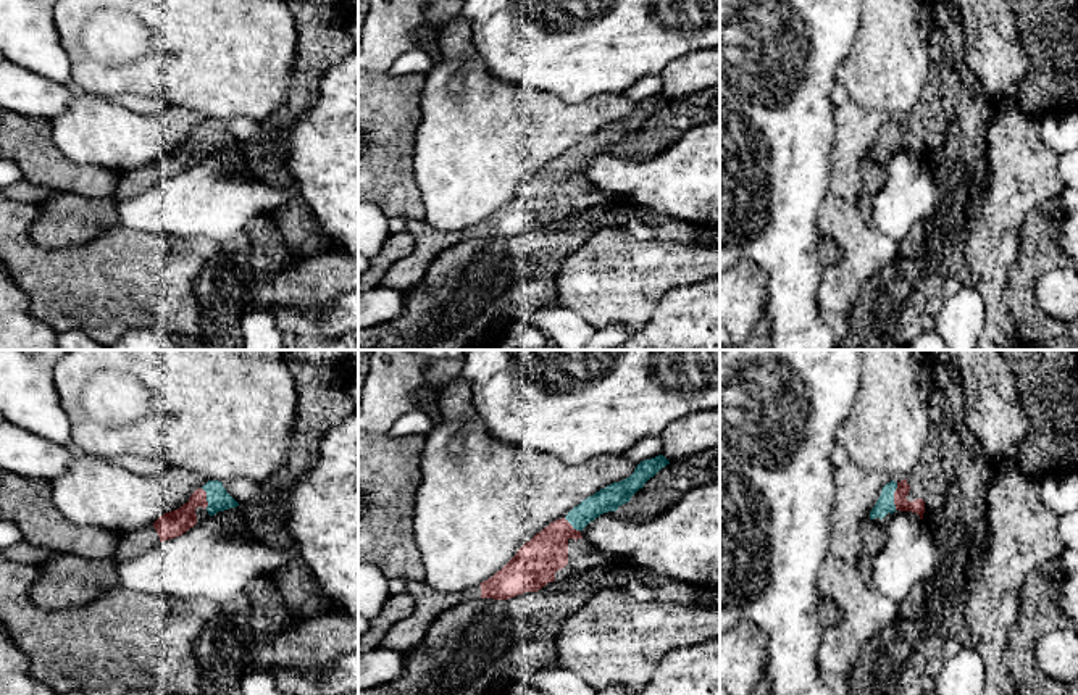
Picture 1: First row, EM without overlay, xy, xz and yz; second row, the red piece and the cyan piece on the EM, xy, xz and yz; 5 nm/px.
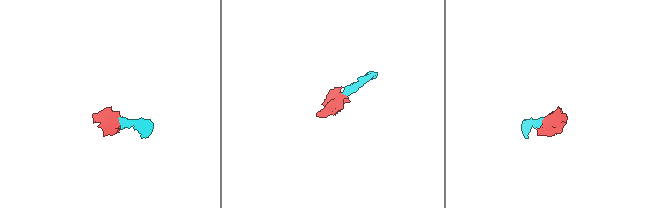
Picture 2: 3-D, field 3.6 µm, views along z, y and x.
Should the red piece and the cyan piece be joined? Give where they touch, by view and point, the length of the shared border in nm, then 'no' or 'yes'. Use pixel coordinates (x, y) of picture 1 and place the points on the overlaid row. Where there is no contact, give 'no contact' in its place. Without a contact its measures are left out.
yz (894, 495) | 140 nm | yes

